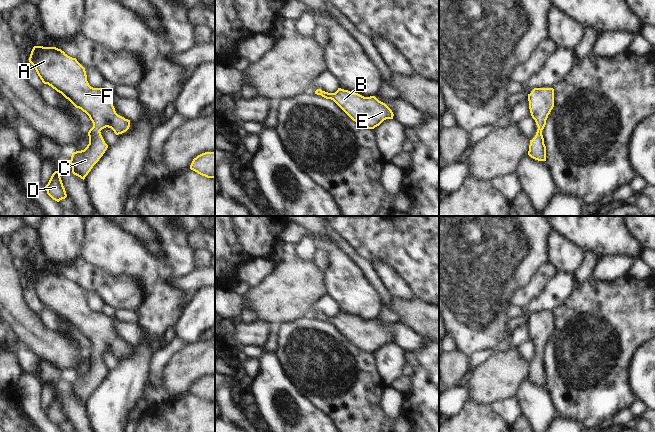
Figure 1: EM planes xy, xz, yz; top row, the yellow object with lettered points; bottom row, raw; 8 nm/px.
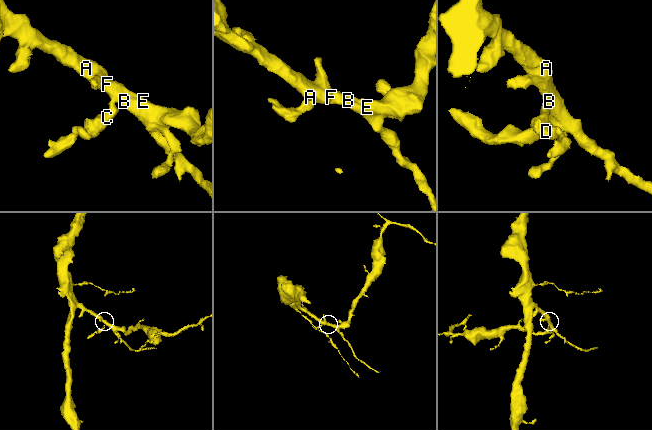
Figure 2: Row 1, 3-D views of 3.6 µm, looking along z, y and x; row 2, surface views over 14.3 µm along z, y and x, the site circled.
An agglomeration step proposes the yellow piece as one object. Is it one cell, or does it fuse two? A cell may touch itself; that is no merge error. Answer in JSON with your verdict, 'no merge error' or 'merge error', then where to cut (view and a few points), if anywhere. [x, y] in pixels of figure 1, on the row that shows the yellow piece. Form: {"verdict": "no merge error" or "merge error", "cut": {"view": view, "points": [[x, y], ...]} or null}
{"verdict": "no merge error", "cut": null}

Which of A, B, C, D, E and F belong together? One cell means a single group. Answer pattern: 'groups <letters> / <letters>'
groups A B C D E F

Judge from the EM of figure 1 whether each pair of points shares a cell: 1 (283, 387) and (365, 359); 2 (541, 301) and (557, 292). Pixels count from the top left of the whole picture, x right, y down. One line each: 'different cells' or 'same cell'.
1: different cells
2: same cell

